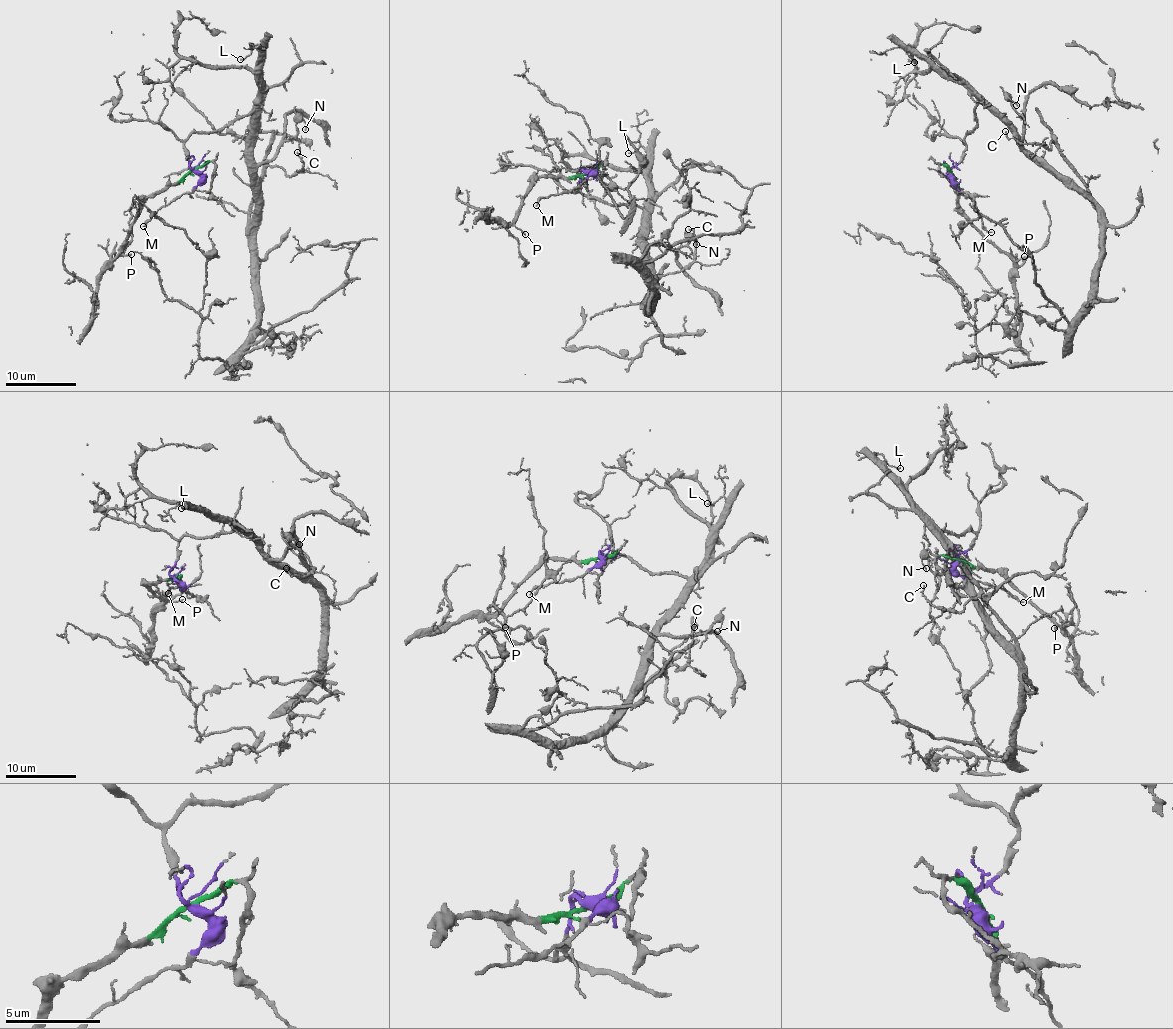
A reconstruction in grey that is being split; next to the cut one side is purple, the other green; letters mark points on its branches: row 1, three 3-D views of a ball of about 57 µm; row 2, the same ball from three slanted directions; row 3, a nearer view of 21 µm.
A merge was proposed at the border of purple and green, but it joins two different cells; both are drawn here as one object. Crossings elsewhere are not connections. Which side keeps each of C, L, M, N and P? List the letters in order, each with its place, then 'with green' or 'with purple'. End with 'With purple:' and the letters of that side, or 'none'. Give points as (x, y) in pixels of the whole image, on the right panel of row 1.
C: at (1005, 131); with purple
L: at (914, 62); with purple
M: at (991, 232); with purple
N: at (1016, 105); with purple
P: at (1024, 256); with green
With purple: C, L, M, N

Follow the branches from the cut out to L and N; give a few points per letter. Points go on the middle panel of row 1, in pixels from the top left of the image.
L: (585, 173), (580, 170), (576, 192), (614, 205), (643, 208), (648, 193), (648, 151), (639, 146), (629, 152)
N: (585, 173), (580, 170), (576, 192), (612, 205), (638, 205), (648, 244), (681, 248), (691, 237), (696, 244)

